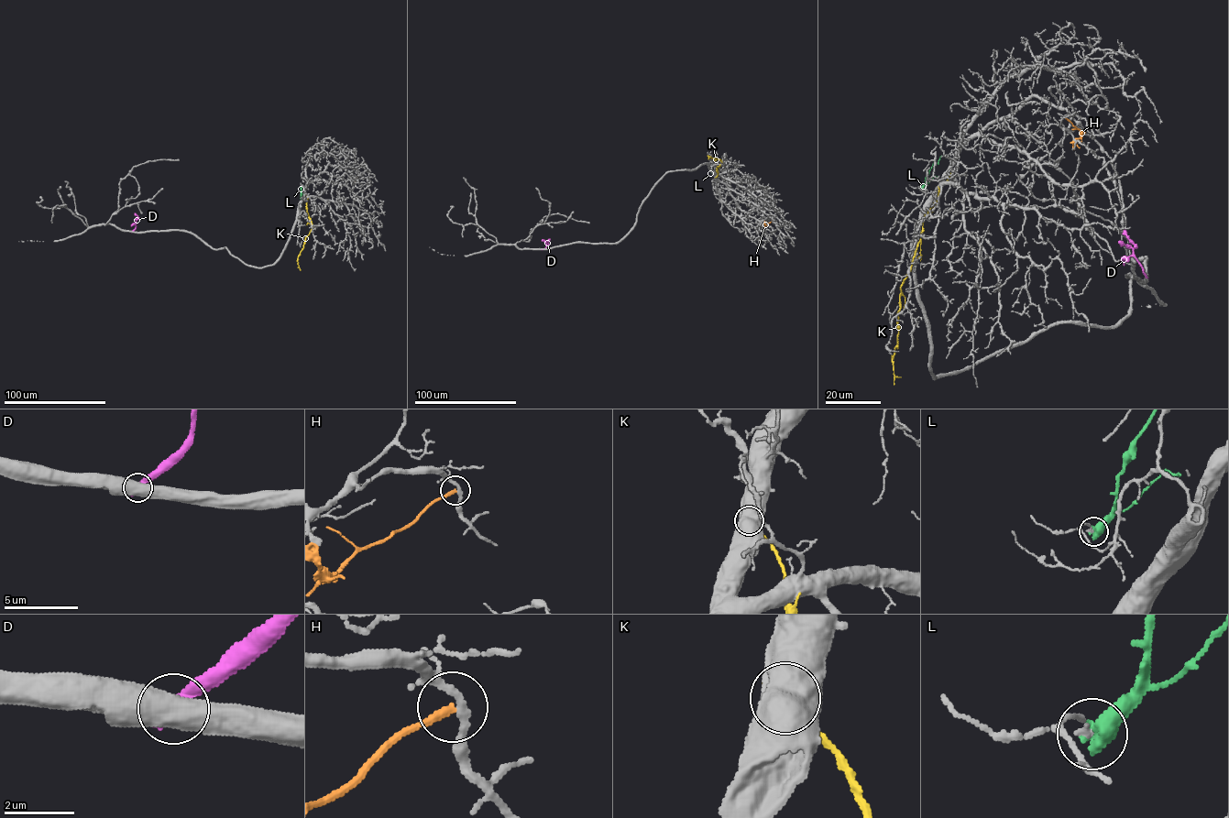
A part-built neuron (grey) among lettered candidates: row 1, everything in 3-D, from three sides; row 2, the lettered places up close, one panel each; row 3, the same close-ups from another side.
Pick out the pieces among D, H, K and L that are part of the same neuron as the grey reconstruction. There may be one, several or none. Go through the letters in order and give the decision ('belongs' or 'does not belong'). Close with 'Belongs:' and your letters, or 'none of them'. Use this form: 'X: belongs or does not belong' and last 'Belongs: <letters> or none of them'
D: does not belong
H: does not belong
K: does not belong
L: does not belong
Belongs: none of them

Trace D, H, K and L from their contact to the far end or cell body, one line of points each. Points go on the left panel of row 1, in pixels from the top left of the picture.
D: (132, 232), (137, 218), (135, 213)
H: (364, 172), (356, 177), (354, 184)
K: (304, 192), (312, 228), (298, 257), (301, 270)
L: (301, 198), (302, 186)

